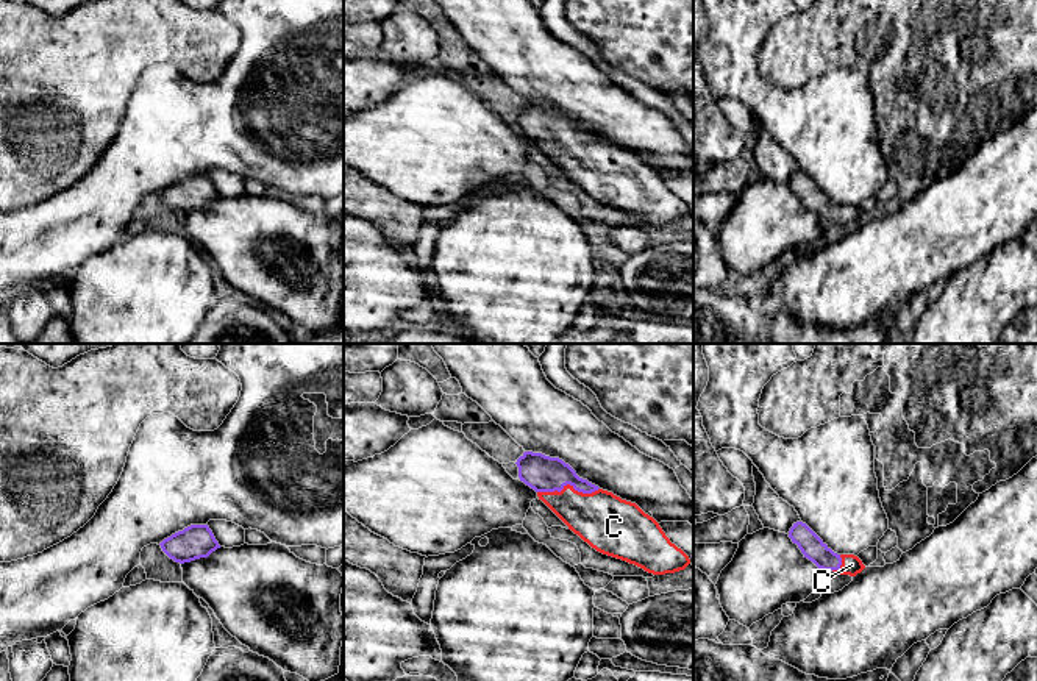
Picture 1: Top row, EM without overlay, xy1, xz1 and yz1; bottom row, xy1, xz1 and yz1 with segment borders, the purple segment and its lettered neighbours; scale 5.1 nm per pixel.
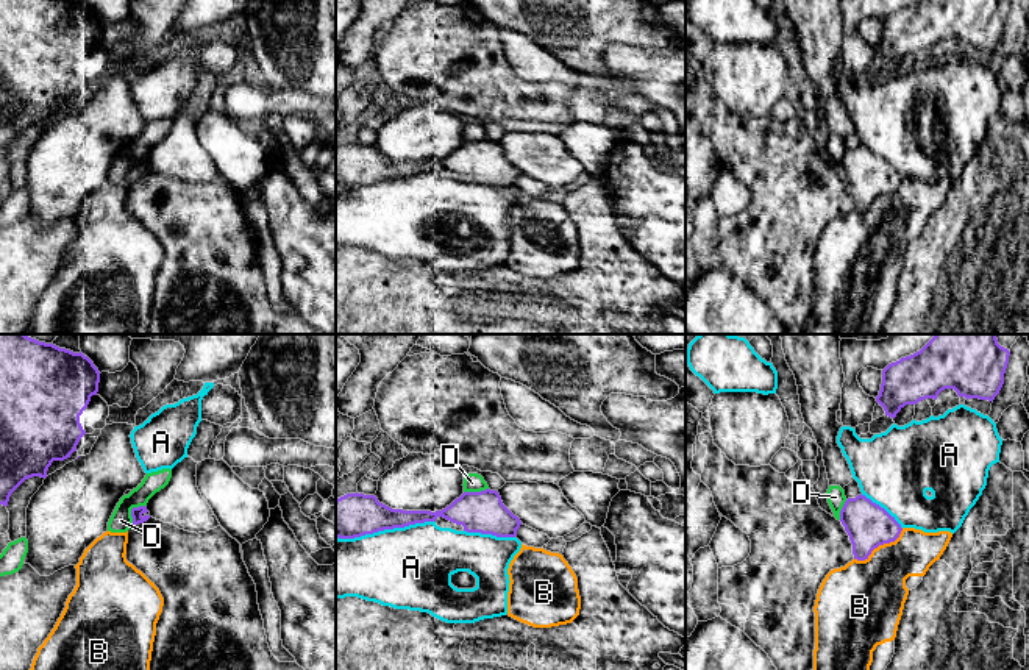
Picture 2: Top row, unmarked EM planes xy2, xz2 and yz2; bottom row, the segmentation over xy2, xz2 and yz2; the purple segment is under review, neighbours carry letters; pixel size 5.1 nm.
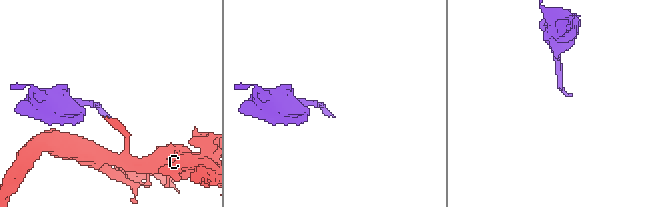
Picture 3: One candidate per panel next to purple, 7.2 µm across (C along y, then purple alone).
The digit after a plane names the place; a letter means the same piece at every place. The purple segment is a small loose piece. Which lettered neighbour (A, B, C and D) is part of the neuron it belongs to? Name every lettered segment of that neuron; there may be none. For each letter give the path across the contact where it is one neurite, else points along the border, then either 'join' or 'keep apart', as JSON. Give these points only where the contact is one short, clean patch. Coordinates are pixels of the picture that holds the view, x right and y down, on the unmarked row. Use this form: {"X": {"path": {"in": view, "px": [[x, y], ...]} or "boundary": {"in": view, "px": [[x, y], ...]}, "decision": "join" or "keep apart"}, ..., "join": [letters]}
{"A": {"decision": "keep apart"}, "B": {"decision": "keep apart"}, "C": {"path": {"in": "xz1", "px": [[544, 124], [556, 133], [567, 133], [600, 169]]}, "decision": "join"}, "D": {"boundary": {"in": "xy2", "px": [[145, 155], [131, 160], [131, 174]]}, "decision": "keep apart"}, "join": ["C"]}

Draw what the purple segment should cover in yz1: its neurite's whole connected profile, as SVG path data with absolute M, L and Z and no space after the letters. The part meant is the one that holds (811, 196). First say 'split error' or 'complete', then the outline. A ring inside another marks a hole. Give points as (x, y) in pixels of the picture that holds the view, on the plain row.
split error; M796 172L789 181L789 187L798 195L804 208L818 219L832 220L840 225L856 226L865 216L854 205L834 203L806 173Z

